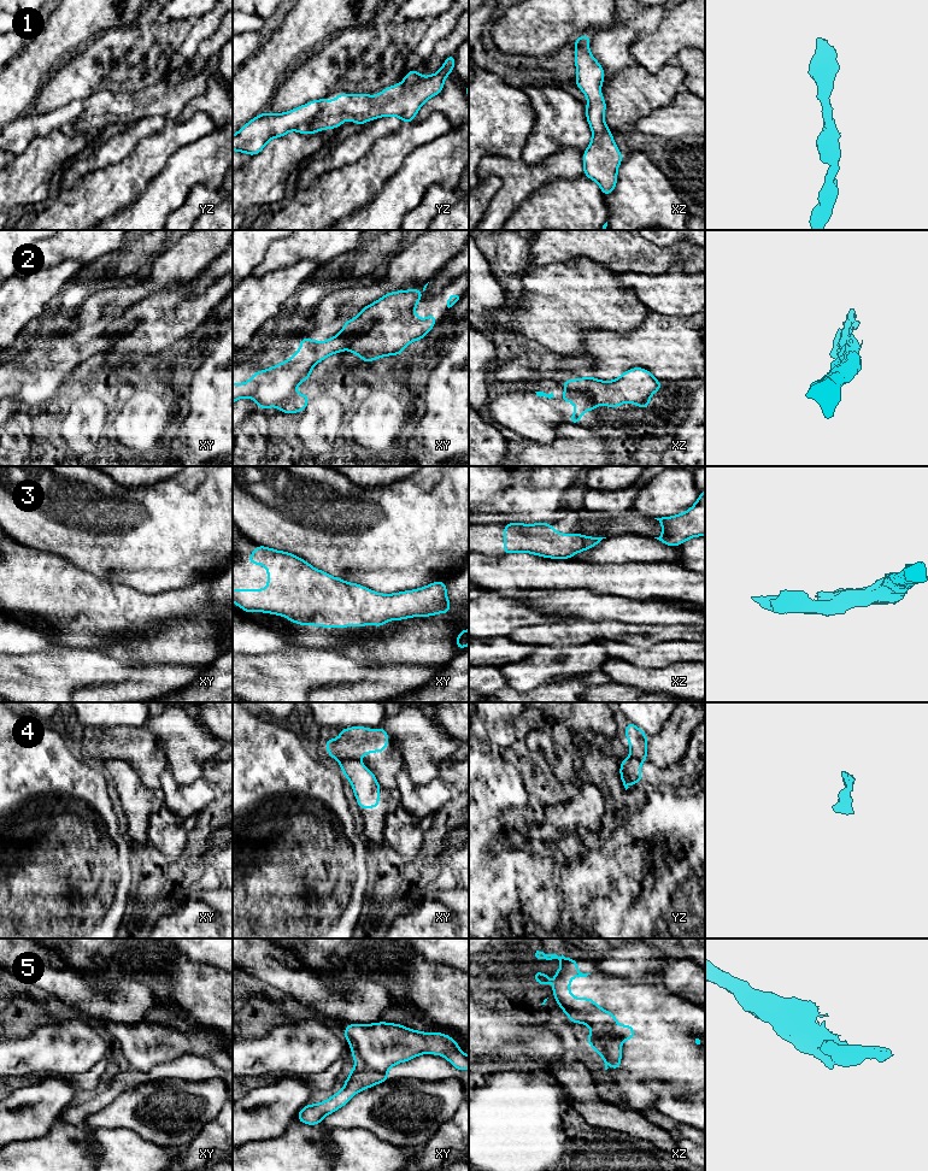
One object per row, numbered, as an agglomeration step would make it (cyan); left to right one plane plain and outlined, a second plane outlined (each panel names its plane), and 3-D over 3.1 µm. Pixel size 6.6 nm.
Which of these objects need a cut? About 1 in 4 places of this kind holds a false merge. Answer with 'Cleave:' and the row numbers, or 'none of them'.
Cleave: 2, 4, 5

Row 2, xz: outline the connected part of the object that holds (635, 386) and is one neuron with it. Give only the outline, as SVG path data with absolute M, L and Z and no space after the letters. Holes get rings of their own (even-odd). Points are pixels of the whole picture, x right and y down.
M641 367L627 370L611 382L588 376L578 379L565 379L560 384L565 389L586 394L607 407L617 408L623 402L630 402L642 410L650 406L650 396L664 386L647 369Z

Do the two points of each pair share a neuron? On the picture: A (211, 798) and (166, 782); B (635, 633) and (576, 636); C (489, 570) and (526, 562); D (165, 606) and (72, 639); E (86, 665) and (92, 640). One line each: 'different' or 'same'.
A: same
B: same
C: same
D: same
E: different

